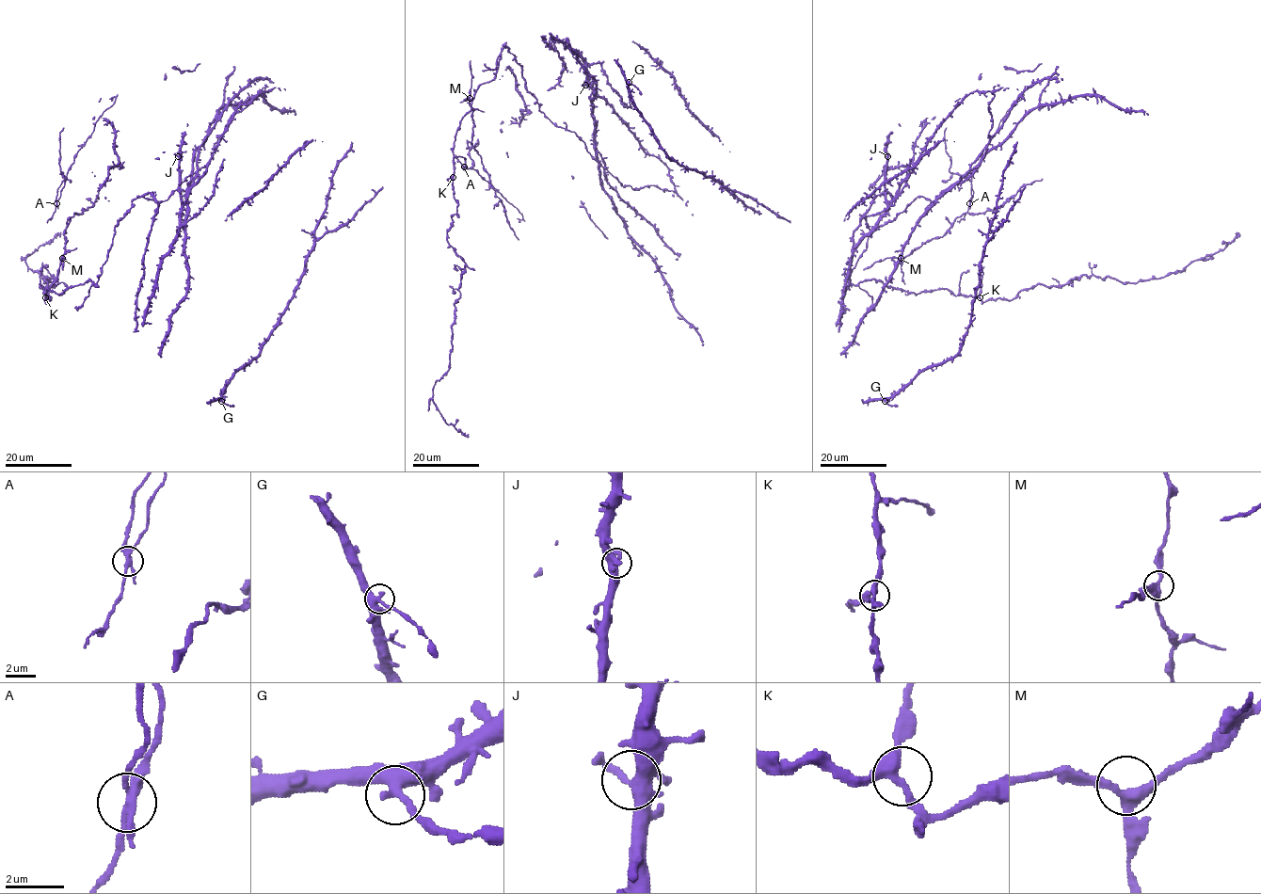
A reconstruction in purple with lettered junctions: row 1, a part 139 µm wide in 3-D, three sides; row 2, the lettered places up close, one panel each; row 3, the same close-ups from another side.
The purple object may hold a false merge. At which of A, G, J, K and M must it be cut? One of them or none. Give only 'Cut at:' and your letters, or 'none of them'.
Cut at: A

